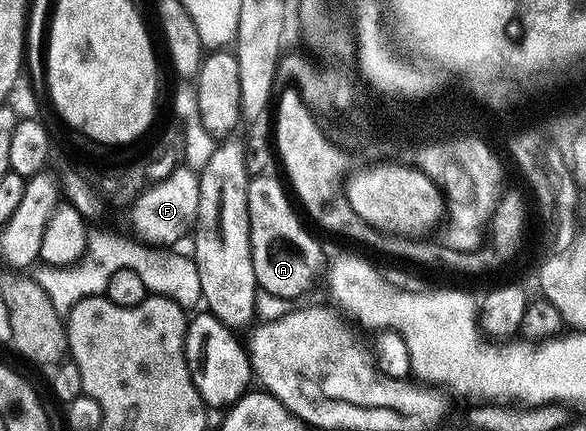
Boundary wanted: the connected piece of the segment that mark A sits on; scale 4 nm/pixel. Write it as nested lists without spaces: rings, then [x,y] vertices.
[[[274,173],[256,175],[248,185],[252,269],[256,269],[256,281],[261,290],[269,295],[293,301],[300,298],[317,281],[318,274],[322,271],[322,247],[310,236],[309,229],[298,220],[299,212],[283,180],[279,179]]]

